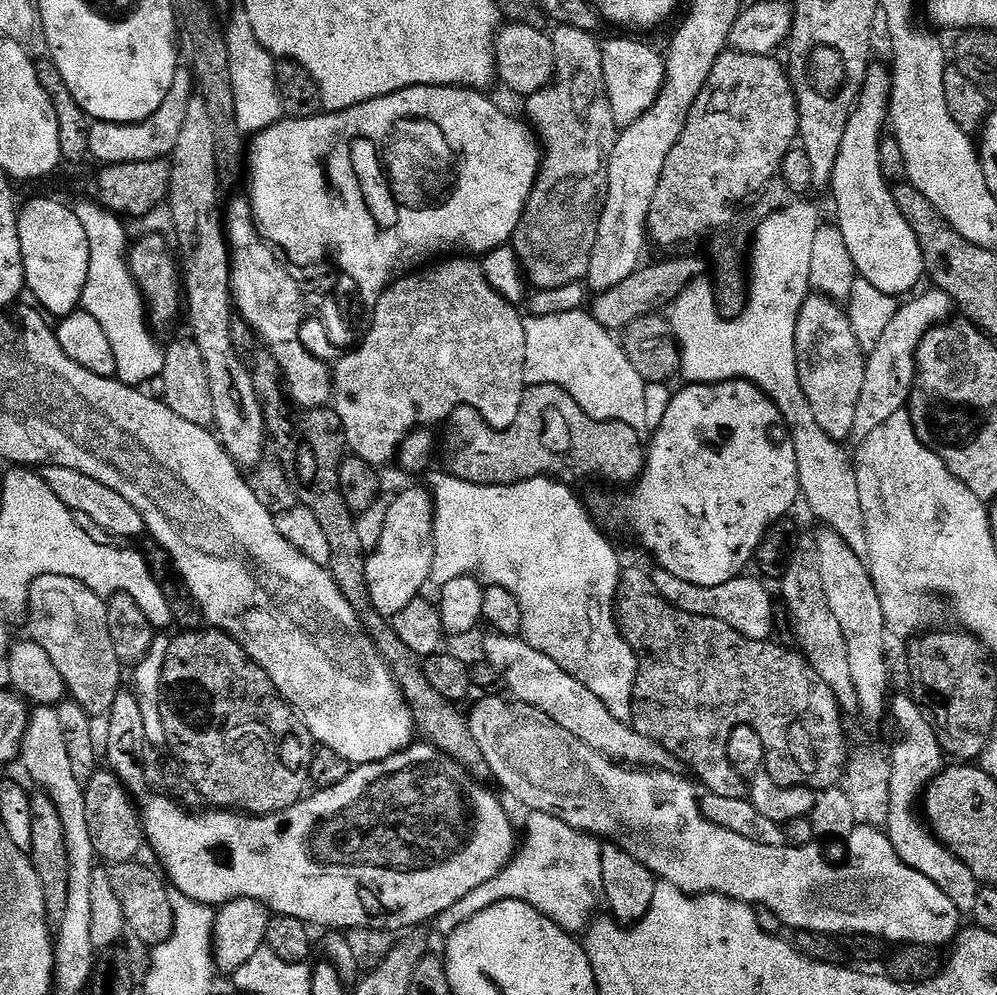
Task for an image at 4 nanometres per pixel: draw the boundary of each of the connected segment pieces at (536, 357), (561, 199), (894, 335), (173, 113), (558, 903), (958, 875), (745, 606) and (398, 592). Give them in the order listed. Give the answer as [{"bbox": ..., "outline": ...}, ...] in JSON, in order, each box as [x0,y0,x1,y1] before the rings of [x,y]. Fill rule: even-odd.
[{"bbox":[524,311,649,428],"outline":[[[591,311],[552,312],[549,316],[525,319],[528,354],[524,368],[529,385],[553,384],[569,393],[593,422],[613,420],[644,428],[648,424],[649,385],[634,370],[623,343],[602,327]]]},{"bbox":[510,52,618,288],"outline":[[[592,52],[578,53],[572,64],[565,68],[563,65],[559,69],[552,83],[530,94],[523,103],[523,115],[542,141],[543,160],[536,185],[524,208],[524,216],[520,219],[510,244],[520,255],[520,262],[524,265],[531,287],[533,284],[536,288],[564,288],[579,280],[581,283],[590,270],[598,242],[600,219],[604,213],[604,198],[608,194],[608,163],[618,135],[601,57]]]},{"bbox":[854,291,954,442],"outline":[[[921,291],[899,305],[893,321],[886,329],[886,334],[883,334],[877,348],[867,357],[864,365],[864,387],[870,390],[871,395],[872,392],[876,395],[872,400],[876,409],[872,412],[872,421],[869,424],[864,418],[857,419],[854,433],[857,441],[863,442],[872,433],[873,428],[882,426],[882,422],[886,422],[889,416],[905,411],[906,405],[912,399],[914,372],[910,362],[915,361],[916,352],[926,333],[936,325],[945,323],[949,319],[948,311],[954,308],[954,301],[945,292],[931,291],[924,293]],[[887,400],[889,400],[888,409],[880,408]]]},{"bbox":[87,70,194,165],"outline":[[[184,70],[177,71],[176,82],[172,85],[172,91],[162,102],[162,106],[148,120],[142,120],[139,124],[106,124],[96,122],[89,127],[87,131],[88,146],[87,151],[92,152],[92,156],[96,160],[101,160],[101,165],[110,164],[129,164],[130,162],[138,162],[139,160],[159,160],[161,158],[171,157],[172,152],[176,148],[178,136],[182,134],[184,119],[188,113],[188,106],[193,99],[192,84],[194,88],[194,80],[184,73]]]},{"bbox":[436,811,604,935],"outline":[[[531,811],[528,816],[527,839],[525,842],[523,839],[521,850],[511,863],[437,917],[436,926],[442,935],[451,935],[482,910],[504,900],[524,901],[533,905],[564,932],[580,934],[591,925],[594,912],[604,896],[604,848],[600,846],[601,841],[578,831],[551,812]]]},{"bbox":[887,736,981,914],"outline":[[[916,736],[916,740],[899,737],[898,743],[904,747],[904,776],[901,781],[892,781],[892,804],[887,824],[888,840],[894,846],[900,861],[930,878],[954,902],[954,906],[962,914],[970,914],[974,910],[974,902],[978,902],[981,883],[975,874],[966,867],[959,858],[937,838],[936,833],[926,823],[925,817],[918,811],[918,805],[928,790],[928,785],[944,771],[946,753],[941,747],[940,738],[932,740],[932,736]]]},{"bbox":[650,566,776,640],"outline":[[[656,566],[651,569],[650,575],[654,586],[678,610],[686,610],[695,616],[709,616],[726,622],[726,626],[747,634],[752,638],[772,640],[772,631],[776,628],[776,612],[772,609],[772,596],[768,588],[760,580],[755,580],[749,574],[741,574],[725,584],[715,584],[707,588],[705,584],[691,584],[666,569]]]},{"bbox":[365,488,436,618],"outline":[[[408,488],[396,501],[389,503],[381,541],[367,557],[365,578],[368,579],[369,594],[373,606],[387,618],[406,610],[432,580],[436,557],[436,510],[433,493],[424,488]]]}]

